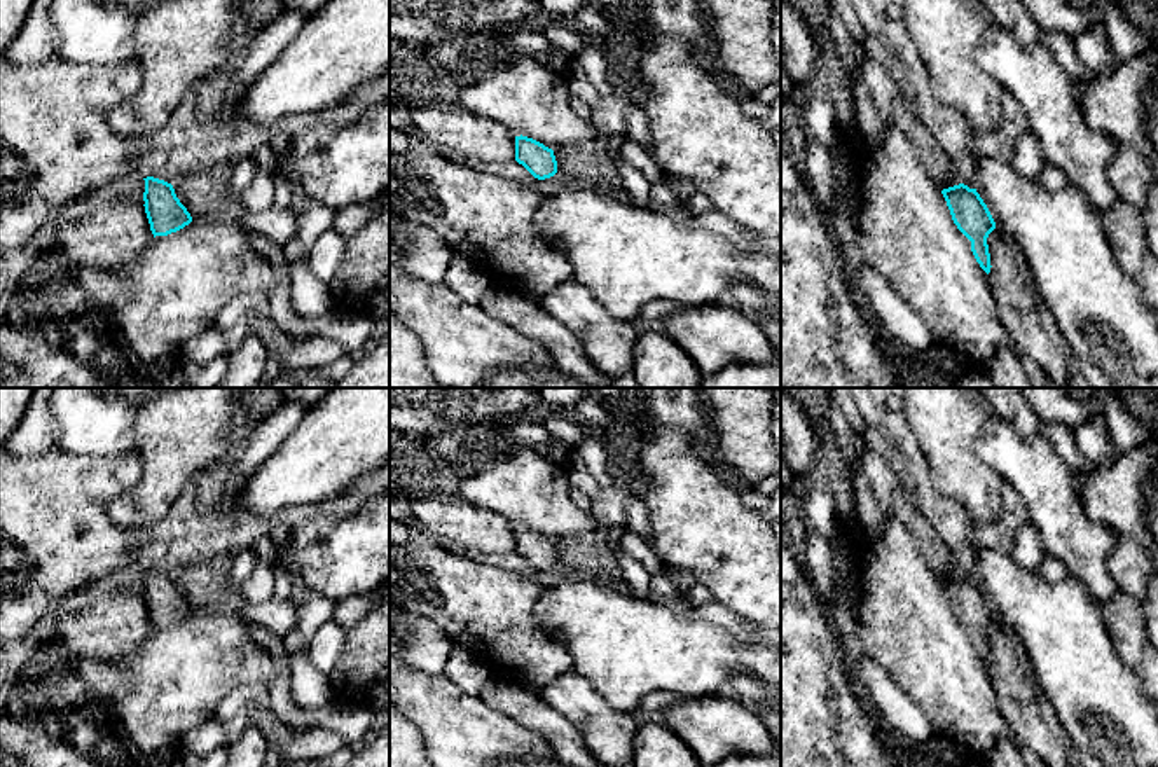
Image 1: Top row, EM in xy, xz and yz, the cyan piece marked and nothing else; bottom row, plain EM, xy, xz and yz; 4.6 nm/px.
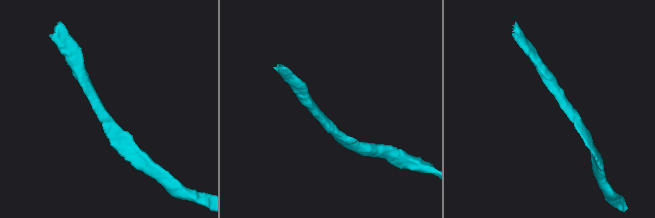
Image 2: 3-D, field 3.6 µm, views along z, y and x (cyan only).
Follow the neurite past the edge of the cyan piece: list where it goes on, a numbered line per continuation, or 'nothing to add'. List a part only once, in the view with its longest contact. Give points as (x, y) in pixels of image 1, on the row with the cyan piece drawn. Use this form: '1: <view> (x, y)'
nothing to add

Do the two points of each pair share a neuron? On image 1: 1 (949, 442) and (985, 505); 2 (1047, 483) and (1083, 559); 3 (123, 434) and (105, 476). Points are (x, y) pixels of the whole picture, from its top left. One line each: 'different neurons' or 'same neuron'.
1: same neuron
2: same neuron
3: different neurons

